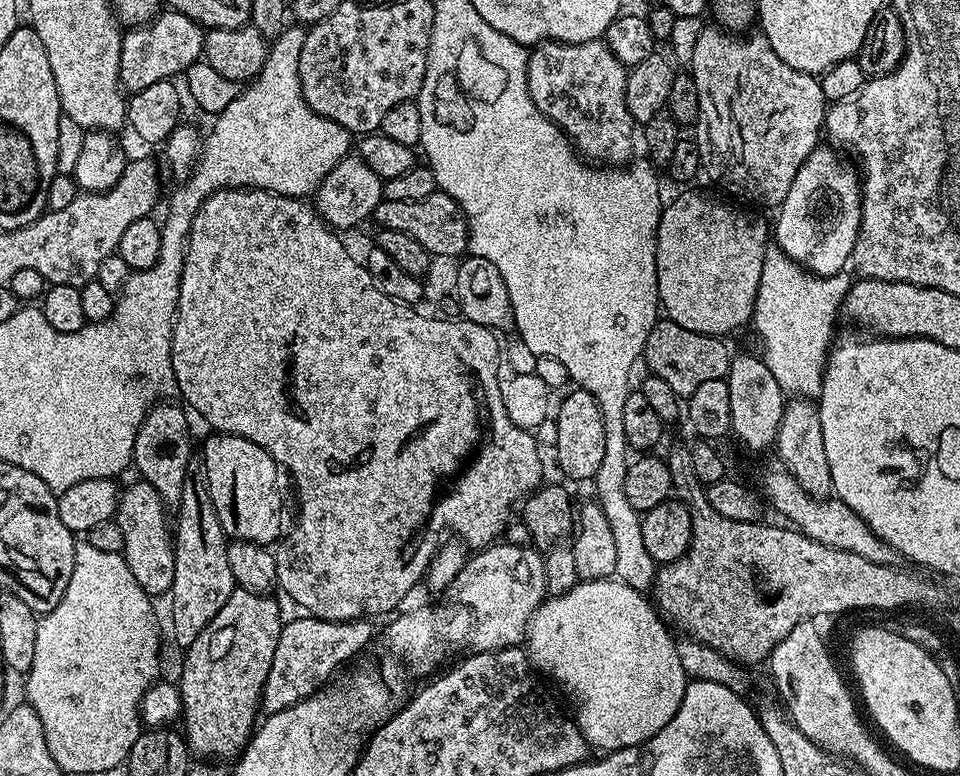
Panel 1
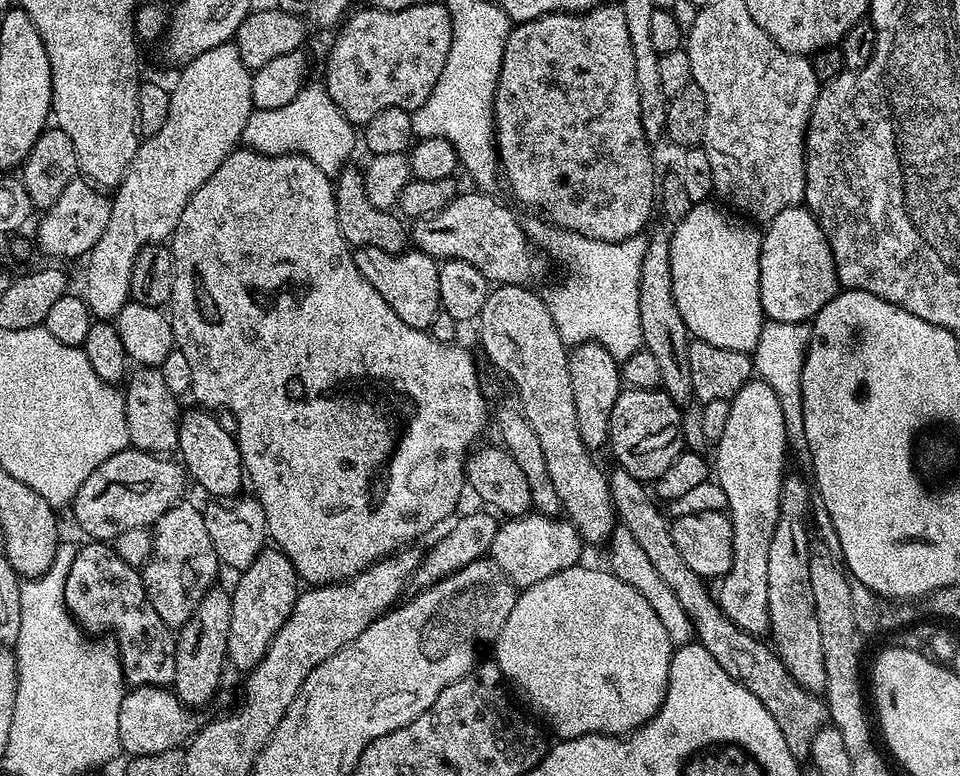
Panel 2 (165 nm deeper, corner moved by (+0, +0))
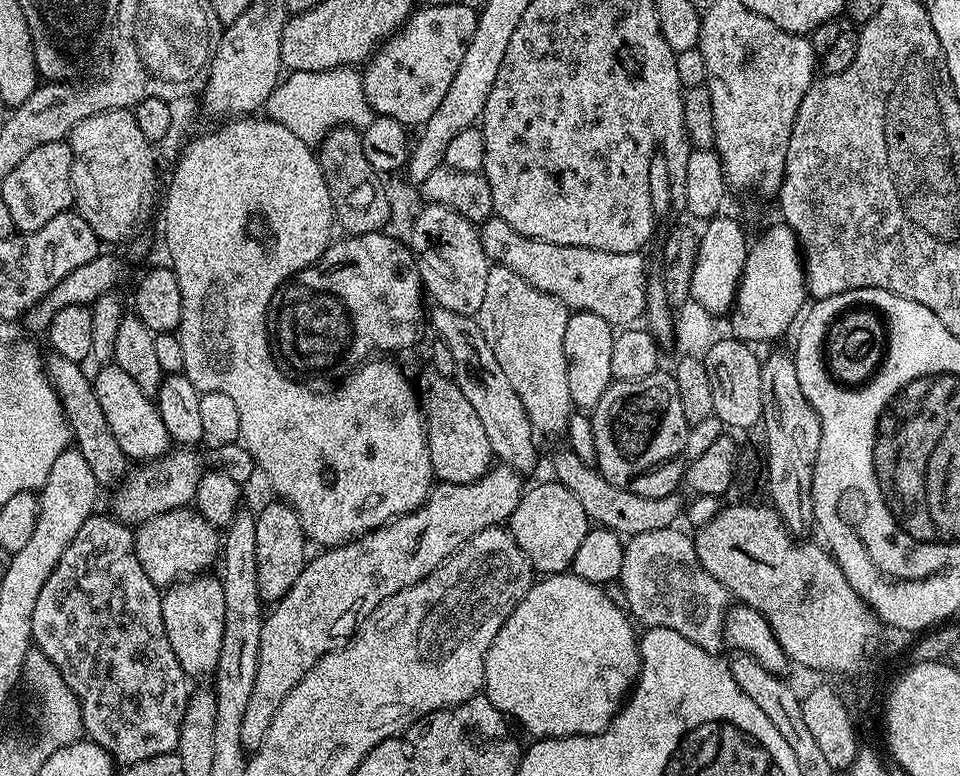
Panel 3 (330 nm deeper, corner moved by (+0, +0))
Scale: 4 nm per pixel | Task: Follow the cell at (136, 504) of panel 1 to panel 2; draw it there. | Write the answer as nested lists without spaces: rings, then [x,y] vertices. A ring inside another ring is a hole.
[[[181,499],[152,525],[152,556],[142,569],[144,589],[150,606],[158,610],[158,618],[166,627],[179,630],[198,610],[198,602],[217,583],[216,571],[221,571],[220,559],[214,554],[214,542],[206,530],[206,518],[199,507]]]

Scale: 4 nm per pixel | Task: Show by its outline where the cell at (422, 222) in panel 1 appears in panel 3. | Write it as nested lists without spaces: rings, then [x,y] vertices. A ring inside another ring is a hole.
[[[495,214],[479,225],[478,231],[484,253],[492,264],[514,270],[518,278],[526,278],[530,286],[556,296],[569,310],[593,312],[613,326],[635,325],[645,315],[650,275],[640,252],[614,254],[526,238]]]

